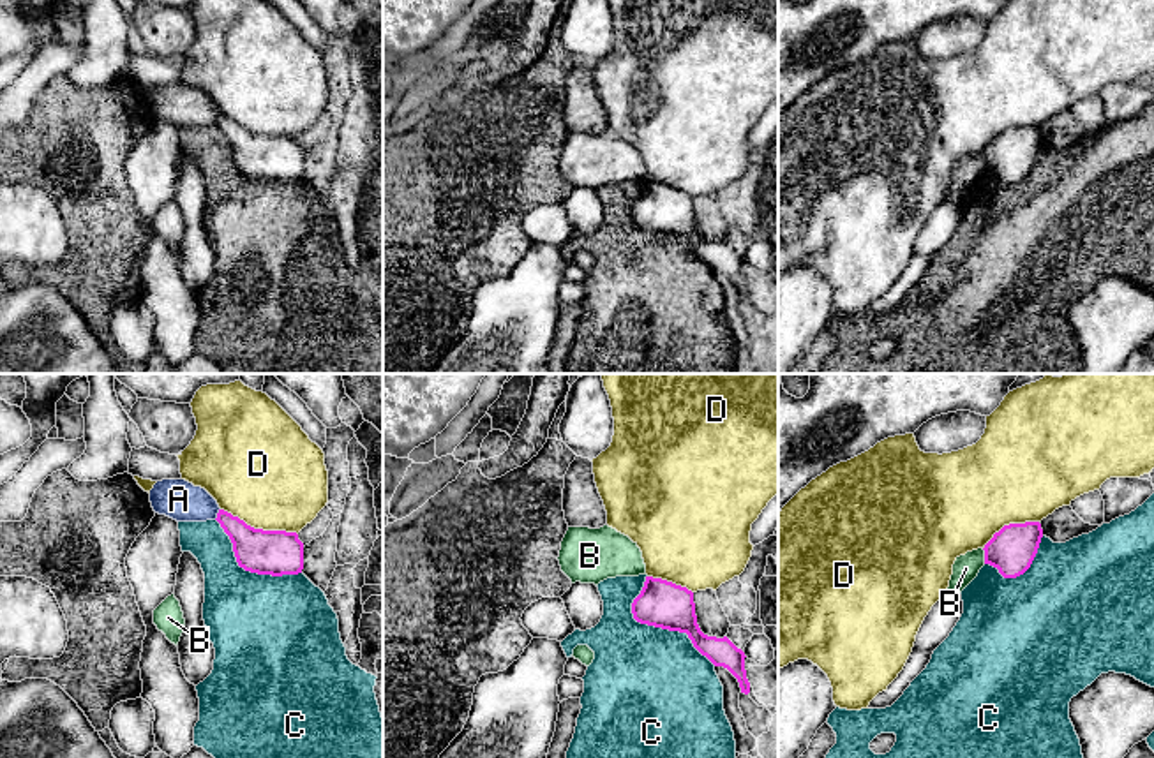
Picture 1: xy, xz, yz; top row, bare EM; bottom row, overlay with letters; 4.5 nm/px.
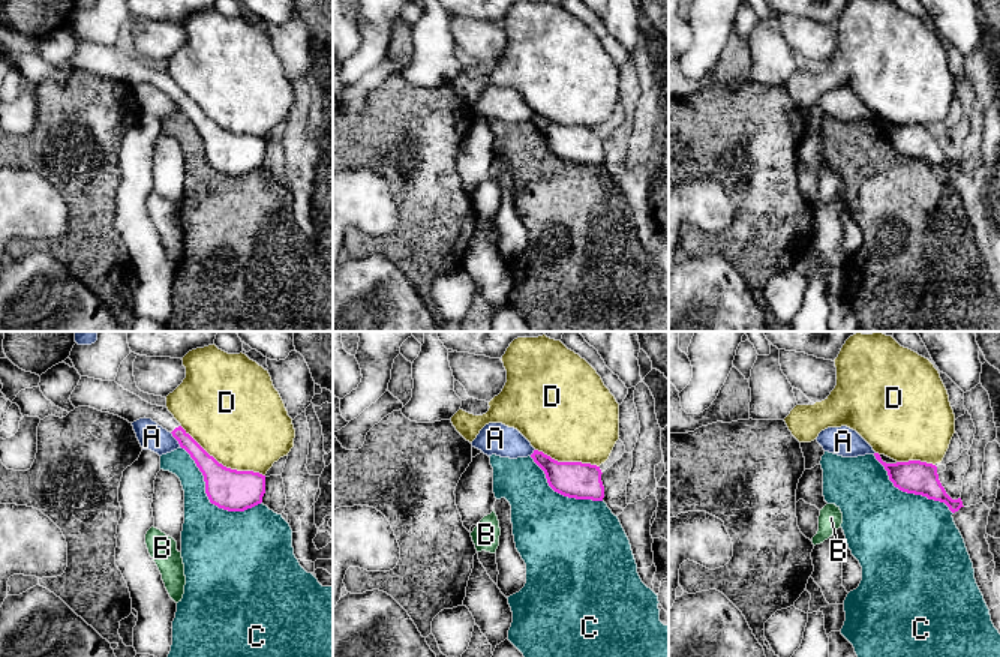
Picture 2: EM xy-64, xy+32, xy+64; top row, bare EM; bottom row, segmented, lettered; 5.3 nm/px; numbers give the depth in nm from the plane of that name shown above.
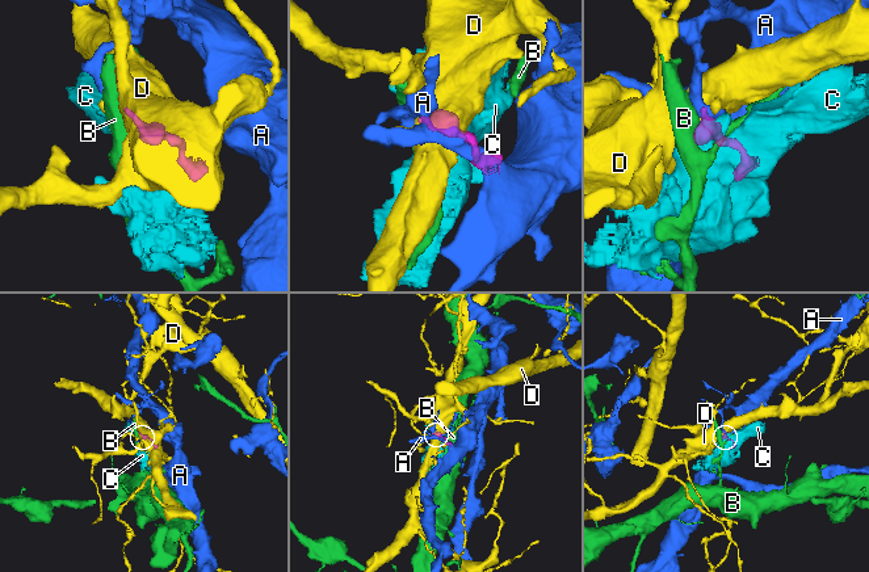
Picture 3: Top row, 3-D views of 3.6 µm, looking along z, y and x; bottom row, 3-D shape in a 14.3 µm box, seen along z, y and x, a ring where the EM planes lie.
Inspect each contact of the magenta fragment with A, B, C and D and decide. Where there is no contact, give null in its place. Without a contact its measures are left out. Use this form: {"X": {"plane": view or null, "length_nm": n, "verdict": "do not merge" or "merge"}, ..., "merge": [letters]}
{"A": {"plane": "xy", "length_nm": 60, "verdict": "do not merge"}, "B": {"plane": "yz", "length_nm": 70, "verdict": "do not merge"}, "C": {"plane": "xz", "length_nm": 500, "verdict": "do not merge"}, "D": {"plane": "xy", "length_nm": 380, "verdict": "do not merge"}, "merge": []}

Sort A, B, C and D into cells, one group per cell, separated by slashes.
A / B / C / D

